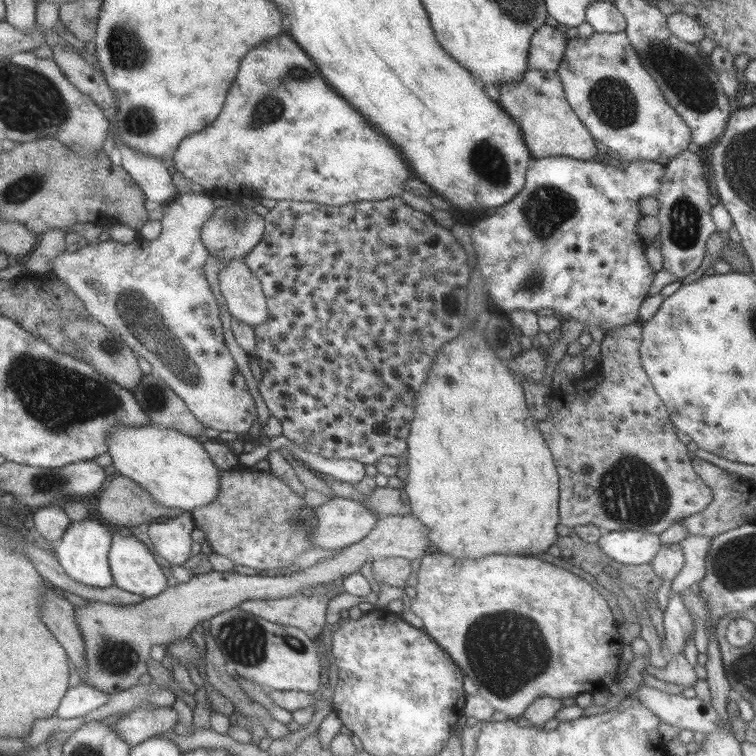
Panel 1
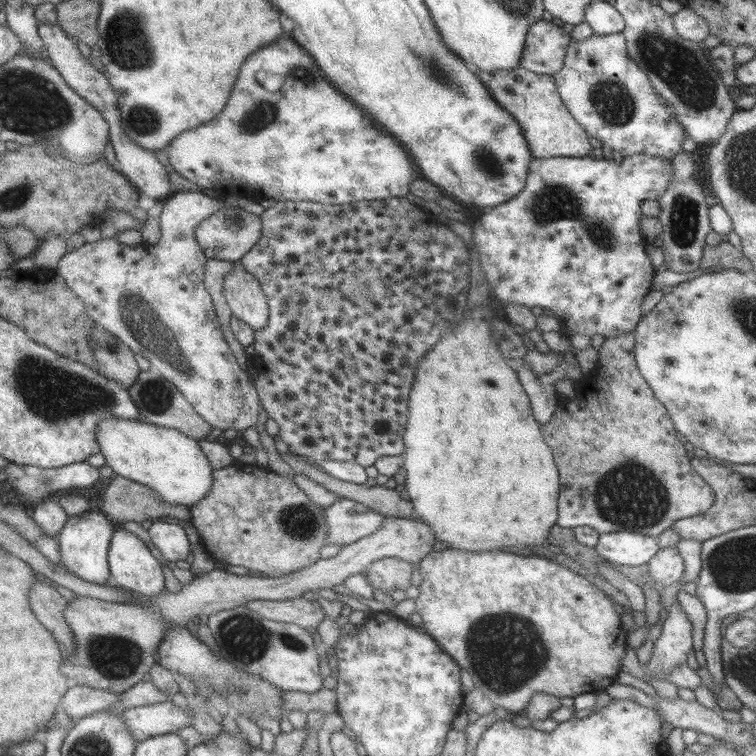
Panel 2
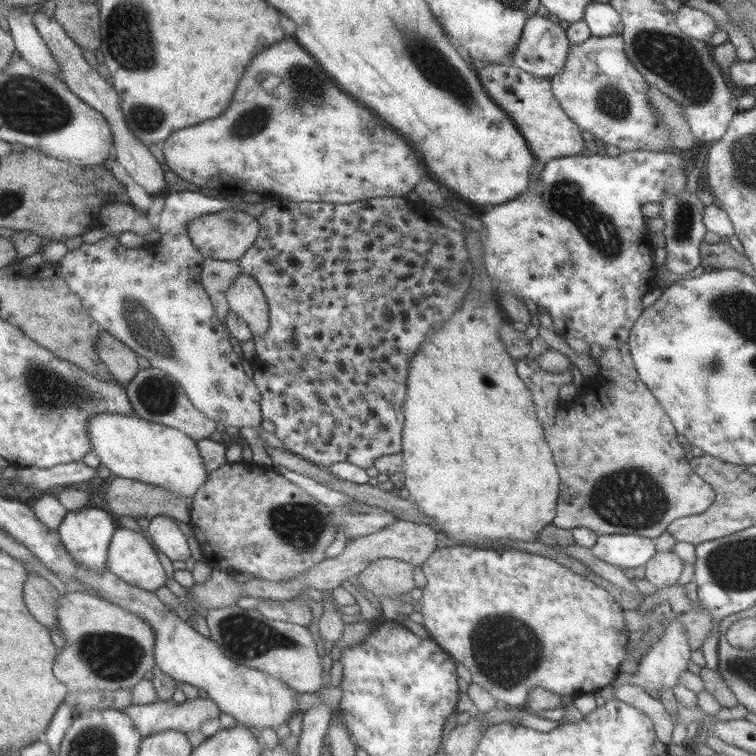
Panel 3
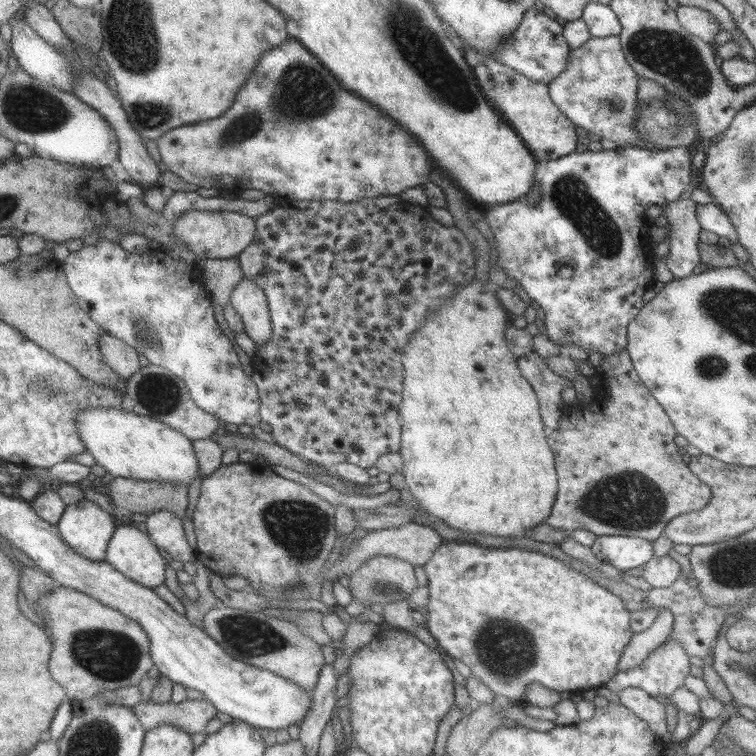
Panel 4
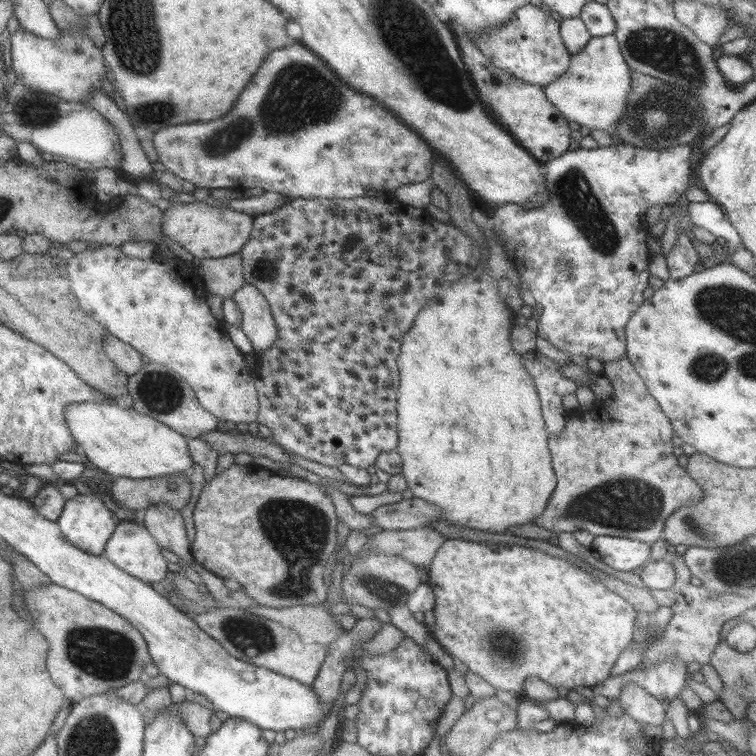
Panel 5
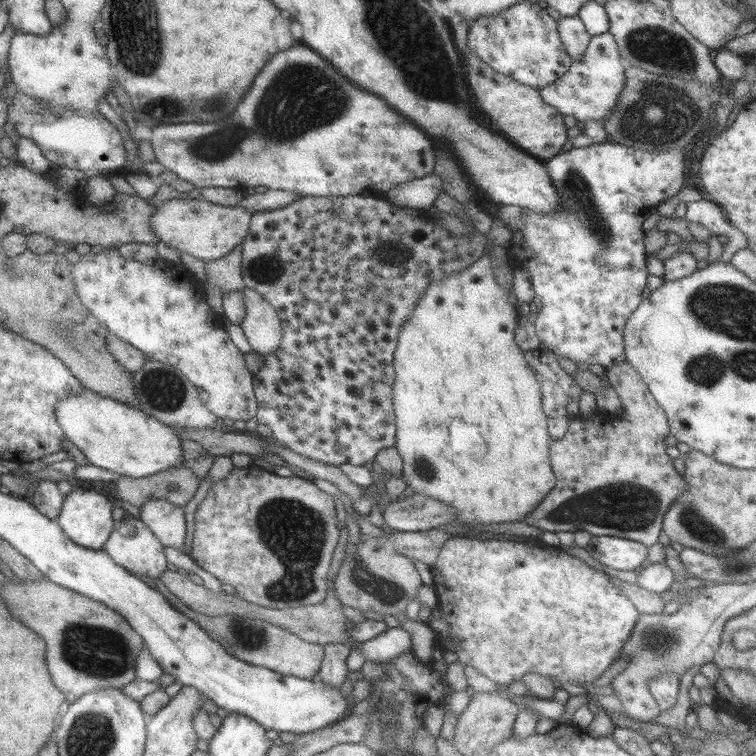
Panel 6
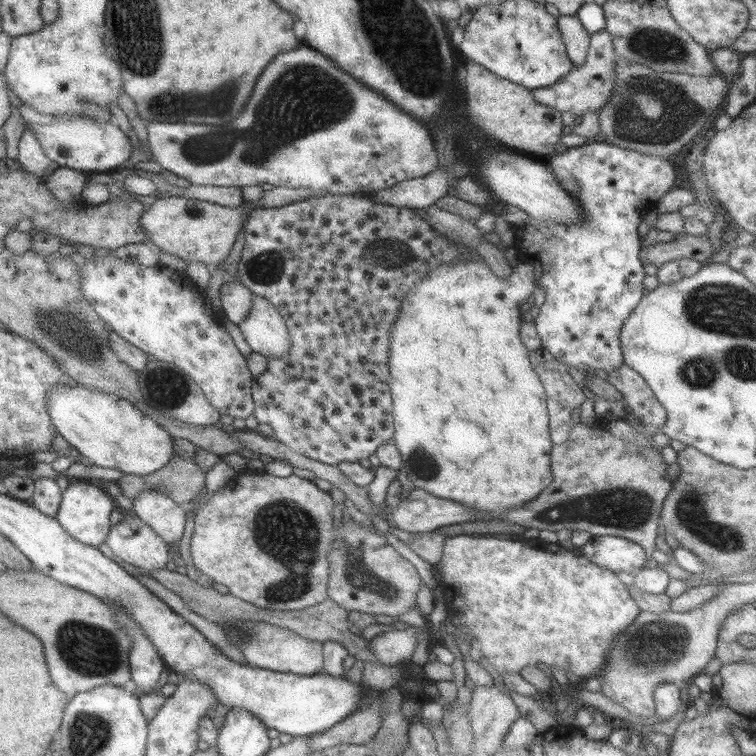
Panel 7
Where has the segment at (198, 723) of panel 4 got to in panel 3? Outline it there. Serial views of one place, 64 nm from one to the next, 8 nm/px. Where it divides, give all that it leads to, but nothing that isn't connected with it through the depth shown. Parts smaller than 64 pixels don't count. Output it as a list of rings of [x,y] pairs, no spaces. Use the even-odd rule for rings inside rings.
[[[190,699],[184,703],[177,703],[173,700],[158,701],[150,704],[131,704],[124,711],[137,726],[138,733],[142,739],[157,734],[158,732],[174,730],[177,732],[187,733],[200,731],[200,726],[207,720],[218,720],[220,709],[212,699]]]

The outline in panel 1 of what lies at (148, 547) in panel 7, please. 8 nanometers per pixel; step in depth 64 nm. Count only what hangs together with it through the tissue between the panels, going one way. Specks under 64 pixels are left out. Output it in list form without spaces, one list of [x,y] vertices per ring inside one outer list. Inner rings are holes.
[[[114,533],[108,558],[114,584],[118,588],[128,590],[128,593],[136,594],[143,599],[156,597],[168,588],[168,578],[158,565],[155,556],[133,534],[122,536],[122,534]]]

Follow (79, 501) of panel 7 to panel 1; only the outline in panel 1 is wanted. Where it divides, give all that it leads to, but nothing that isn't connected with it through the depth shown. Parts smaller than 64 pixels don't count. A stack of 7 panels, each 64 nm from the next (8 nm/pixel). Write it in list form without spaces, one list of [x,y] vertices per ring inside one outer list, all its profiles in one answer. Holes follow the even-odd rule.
[[[96,515],[96,518],[85,518],[82,521],[71,521],[66,528],[64,536],[54,544],[55,555],[64,568],[64,572],[81,584],[108,588],[114,585],[111,568],[109,565],[109,552],[111,549],[112,532],[107,523]]]

